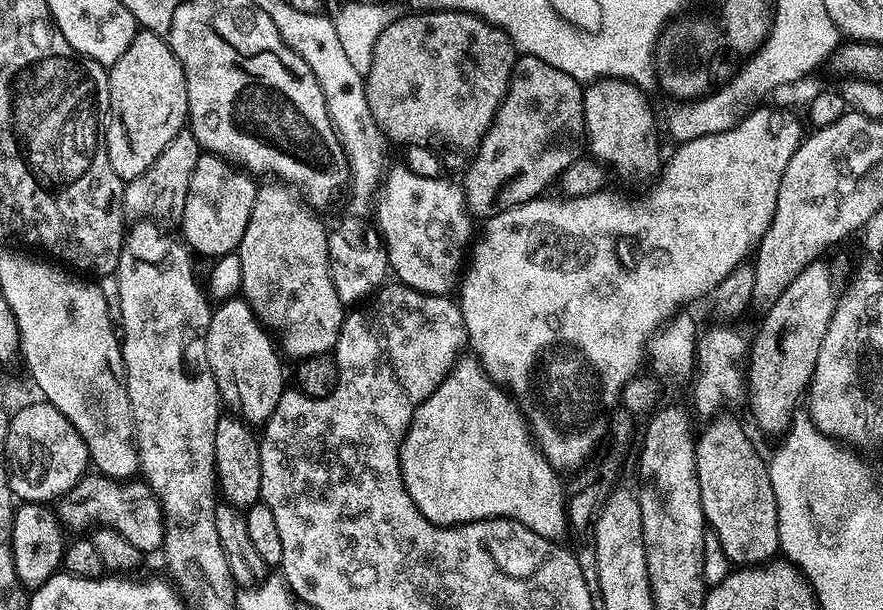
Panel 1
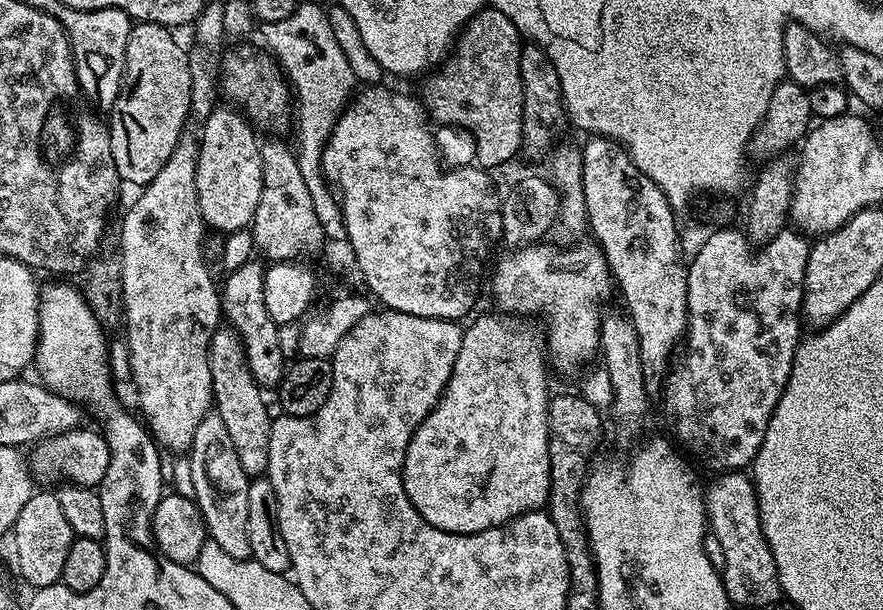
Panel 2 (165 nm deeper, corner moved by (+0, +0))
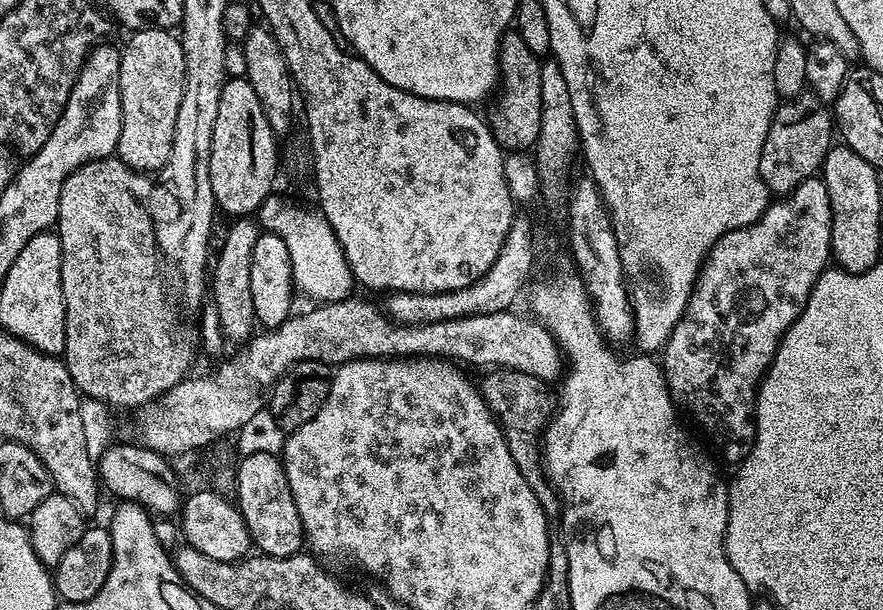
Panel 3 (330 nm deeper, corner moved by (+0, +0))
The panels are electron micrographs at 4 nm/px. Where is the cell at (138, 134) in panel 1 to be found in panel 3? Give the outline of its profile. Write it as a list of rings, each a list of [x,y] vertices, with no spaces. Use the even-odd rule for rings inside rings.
[[[141,28],[133,31],[132,36],[128,40],[128,49],[125,47],[120,53],[120,93],[122,94],[122,134],[118,138],[118,146],[115,150],[115,155],[125,164],[130,166],[136,172],[145,174],[159,173],[164,167],[164,163],[170,158],[170,150],[174,142],[174,122],[178,122],[178,106],[182,106],[182,94],[184,93],[184,83],[186,82],[186,58],[184,51],[180,45],[179,35],[173,34],[167,28]]]

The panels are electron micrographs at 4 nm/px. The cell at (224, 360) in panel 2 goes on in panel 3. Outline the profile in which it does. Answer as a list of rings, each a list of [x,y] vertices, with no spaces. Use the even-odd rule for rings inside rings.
[[[236,218],[231,223],[220,244],[220,253],[217,256],[215,253],[214,263],[210,268],[210,300],[218,308],[223,335],[229,341],[244,342],[258,328],[254,298],[250,295],[250,261],[254,255],[254,242],[258,242],[262,229],[252,218]]]

